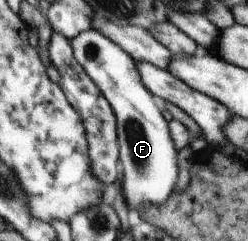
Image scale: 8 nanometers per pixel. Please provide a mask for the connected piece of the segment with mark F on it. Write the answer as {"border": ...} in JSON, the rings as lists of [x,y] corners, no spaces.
{"border":[[[90,29],[70,39],[75,59],[85,69],[93,83],[101,90],[116,117],[121,163],[121,191],[127,207],[138,211],[145,205],[159,207],[167,201],[178,181],[177,154],[168,122],[153,101],[153,94],[141,83],[134,59],[113,40]]]}

